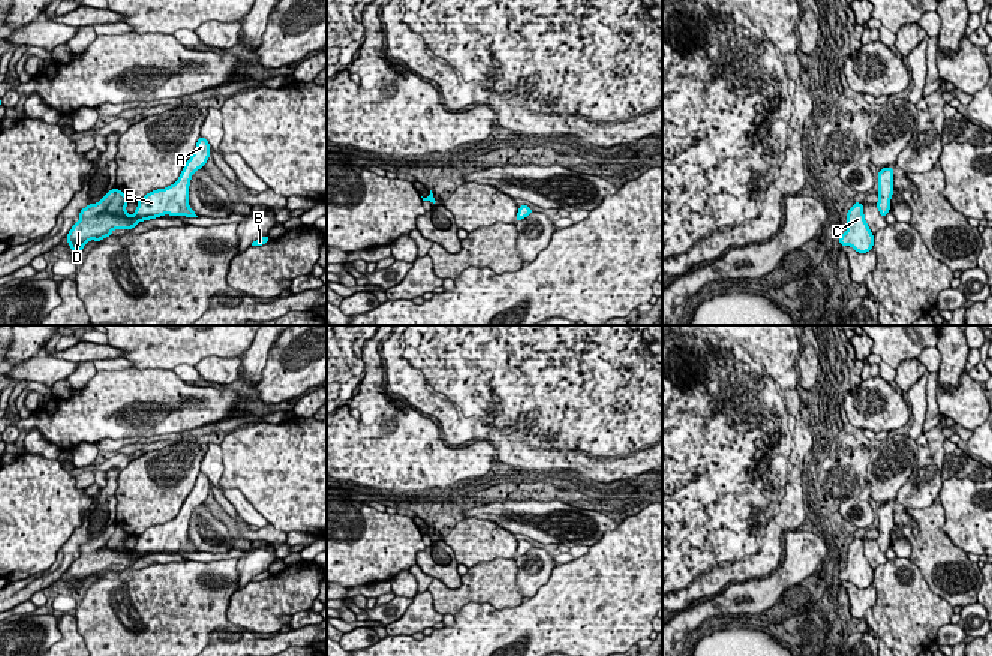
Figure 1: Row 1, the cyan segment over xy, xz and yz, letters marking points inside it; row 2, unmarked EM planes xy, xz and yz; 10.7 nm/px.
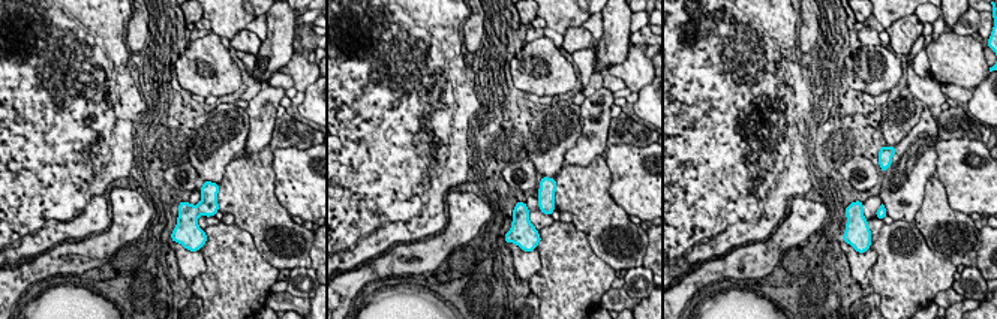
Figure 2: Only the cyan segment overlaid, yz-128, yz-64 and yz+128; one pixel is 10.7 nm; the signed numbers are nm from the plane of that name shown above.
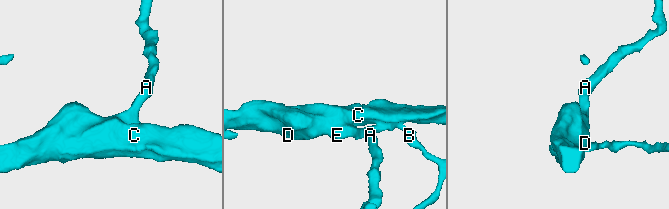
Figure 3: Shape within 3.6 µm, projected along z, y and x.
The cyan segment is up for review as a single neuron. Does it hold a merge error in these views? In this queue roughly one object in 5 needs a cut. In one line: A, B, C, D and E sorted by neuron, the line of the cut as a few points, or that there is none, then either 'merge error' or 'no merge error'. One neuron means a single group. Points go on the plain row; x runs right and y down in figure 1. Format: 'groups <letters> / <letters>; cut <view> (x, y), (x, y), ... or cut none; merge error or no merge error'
groups A B C D E; cut none; no merge error

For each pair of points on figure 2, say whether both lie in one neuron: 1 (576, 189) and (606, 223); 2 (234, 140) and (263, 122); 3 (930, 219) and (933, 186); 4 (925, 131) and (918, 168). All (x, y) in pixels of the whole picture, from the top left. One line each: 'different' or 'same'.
1: same
2: different
3: same
4: same

